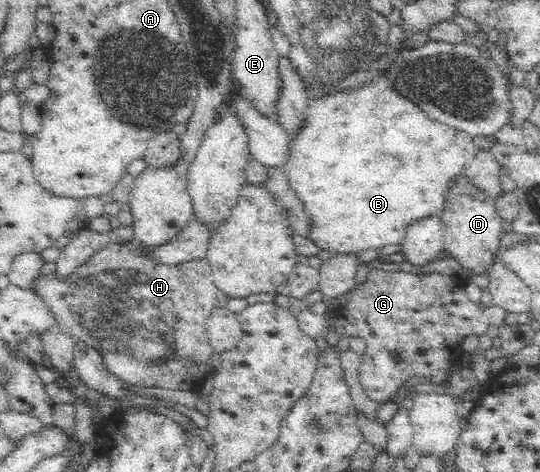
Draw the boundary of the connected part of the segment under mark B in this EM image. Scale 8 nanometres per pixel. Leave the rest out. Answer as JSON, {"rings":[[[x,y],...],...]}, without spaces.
{"rings":[[[387,72],[379,73],[375,79],[371,79],[367,83],[353,85],[339,93],[334,93],[323,98],[313,99],[310,102],[308,110],[307,126],[293,138],[293,151],[289,161],[283,167],[283,173],[287,176],[289,184],[297,193],[299,199],[305,203],[307,213],[311,213],[311,241],[315,243],[319,249],[331,251],[332,255],[339,254],[357,254],[367,249],[381,249],[385,245],[397,245],[403,243],[407,229],[411,227],[411,223],[421,221],[421,219],[429,219],[429,217],[439,217],[445,211],[448,194],[455,187],[461,177],[465,177],[465,167],[477,157],[479,148],[473,141],[473,136],[450,127],[445,123],[441,123],[440,119],[430,119],[419,108],[413,100],[408,99],[390,79]]]}

